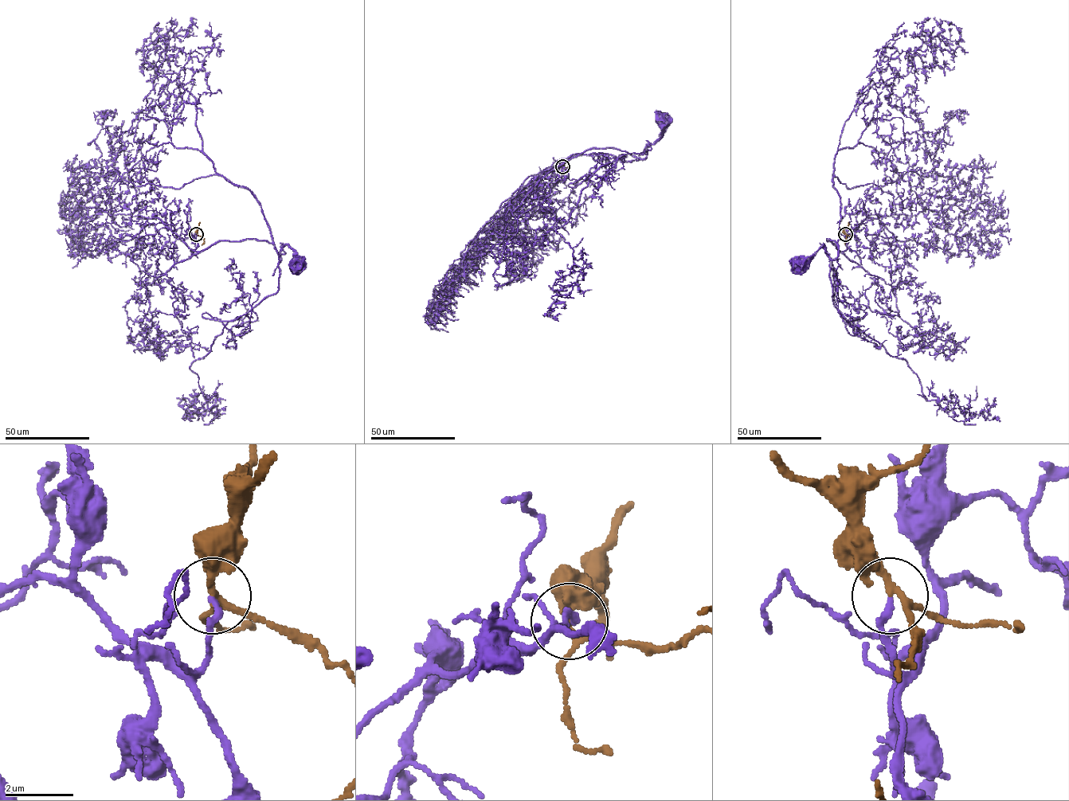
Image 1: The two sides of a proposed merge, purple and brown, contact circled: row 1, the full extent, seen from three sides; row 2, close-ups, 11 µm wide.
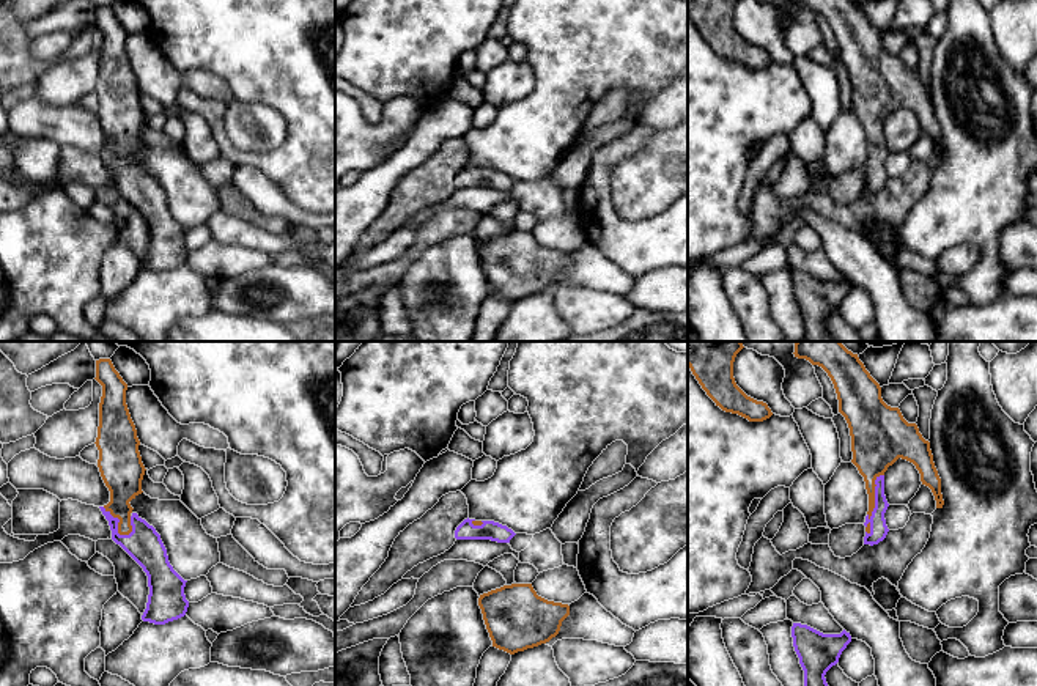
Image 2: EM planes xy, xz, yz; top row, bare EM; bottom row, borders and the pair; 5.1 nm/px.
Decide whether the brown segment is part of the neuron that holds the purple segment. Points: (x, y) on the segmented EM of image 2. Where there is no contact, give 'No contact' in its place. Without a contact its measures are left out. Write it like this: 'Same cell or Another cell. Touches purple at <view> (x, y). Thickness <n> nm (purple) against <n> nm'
Same cell. Touches purple at yz (875, 504). Thickness 90 nm (purple) against 200 nm

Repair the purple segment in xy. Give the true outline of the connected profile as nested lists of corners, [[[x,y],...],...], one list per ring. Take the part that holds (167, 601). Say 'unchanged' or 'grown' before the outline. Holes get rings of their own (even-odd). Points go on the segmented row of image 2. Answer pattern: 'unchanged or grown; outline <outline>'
grown; outline [[[110,359],[96,360],[96,378],[102,385],[96,447],[98,467],[110,491],[110,502],[99,507],[120,544],[148,576],[148,603],[143,621],[165,625],[186,615],[186,582],[170,565],[167,549],[153,526],[134,513],[131,500],[142,494],[145,466],[140,441],[126,404],[127,384]]]

